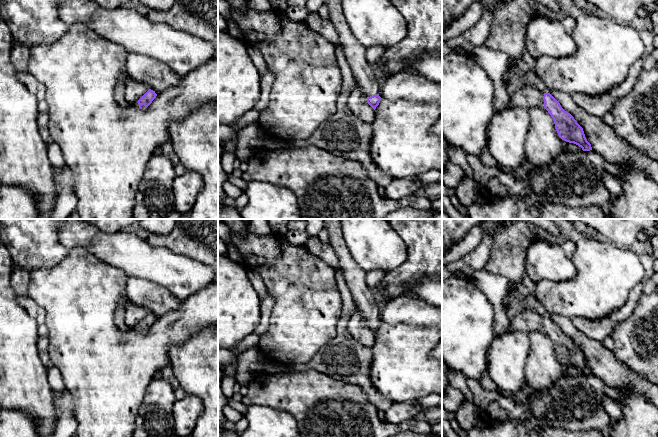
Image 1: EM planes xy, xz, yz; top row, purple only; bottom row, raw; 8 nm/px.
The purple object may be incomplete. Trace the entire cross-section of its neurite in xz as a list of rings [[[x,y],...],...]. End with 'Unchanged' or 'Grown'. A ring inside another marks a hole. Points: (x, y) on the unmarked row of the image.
[[[323,219],[323,222],[329,233],[329,244],[338,257],[356,308],[367,321],[367,327],[375,334],[381,324],[380,310],[374,290],[366,283],[366,271],[355,262],[348,249],[343,238],[340,219]]]. Grown

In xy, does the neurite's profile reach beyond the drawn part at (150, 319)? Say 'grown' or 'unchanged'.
grown

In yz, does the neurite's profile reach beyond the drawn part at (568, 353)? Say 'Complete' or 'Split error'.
Split error

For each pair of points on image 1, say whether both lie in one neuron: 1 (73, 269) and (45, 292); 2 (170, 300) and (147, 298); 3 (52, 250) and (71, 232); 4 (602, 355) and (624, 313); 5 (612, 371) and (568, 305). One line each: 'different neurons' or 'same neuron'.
1: same neuron
2: same neuron
3: different neurons
4: different neurons
5: different neurons

